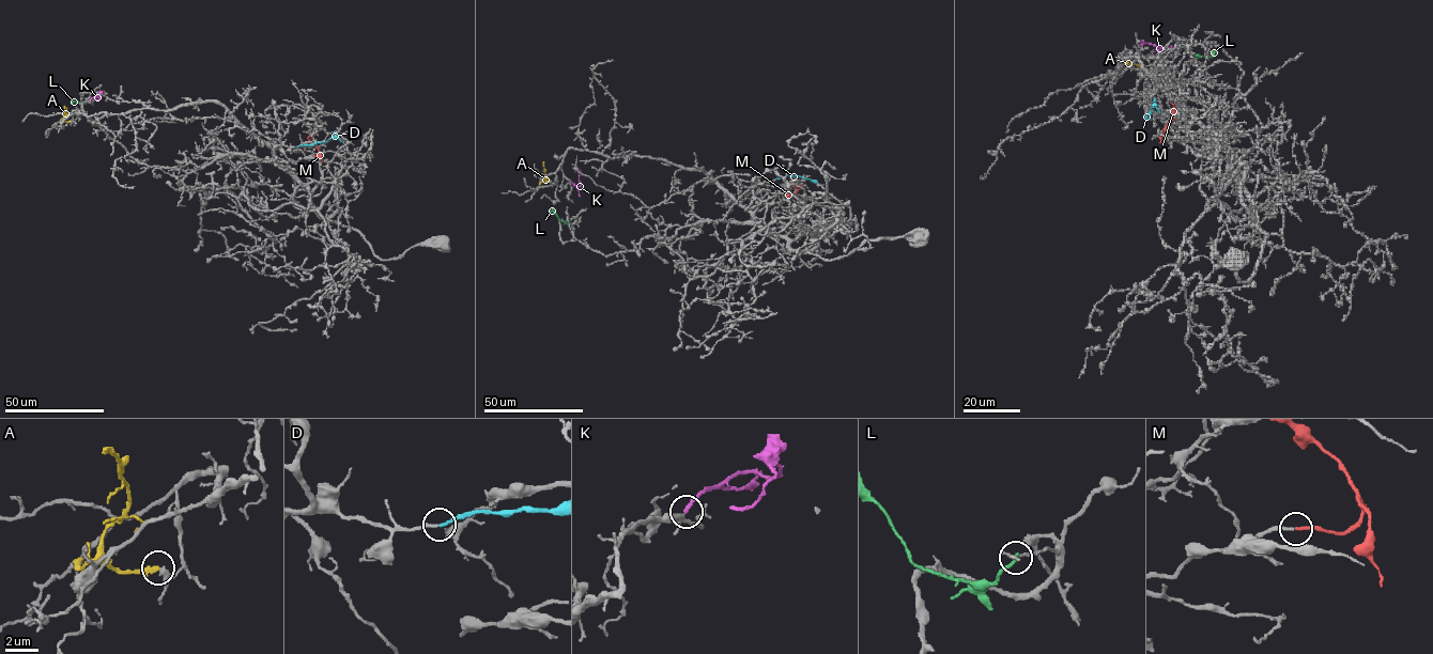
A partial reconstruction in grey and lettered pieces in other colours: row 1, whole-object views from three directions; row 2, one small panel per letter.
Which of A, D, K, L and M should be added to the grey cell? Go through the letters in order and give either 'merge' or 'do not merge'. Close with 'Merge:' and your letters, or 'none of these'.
A: do not merge
D: merge
K: merge
L: do not merge
M: merge
Merge: D, K, M

